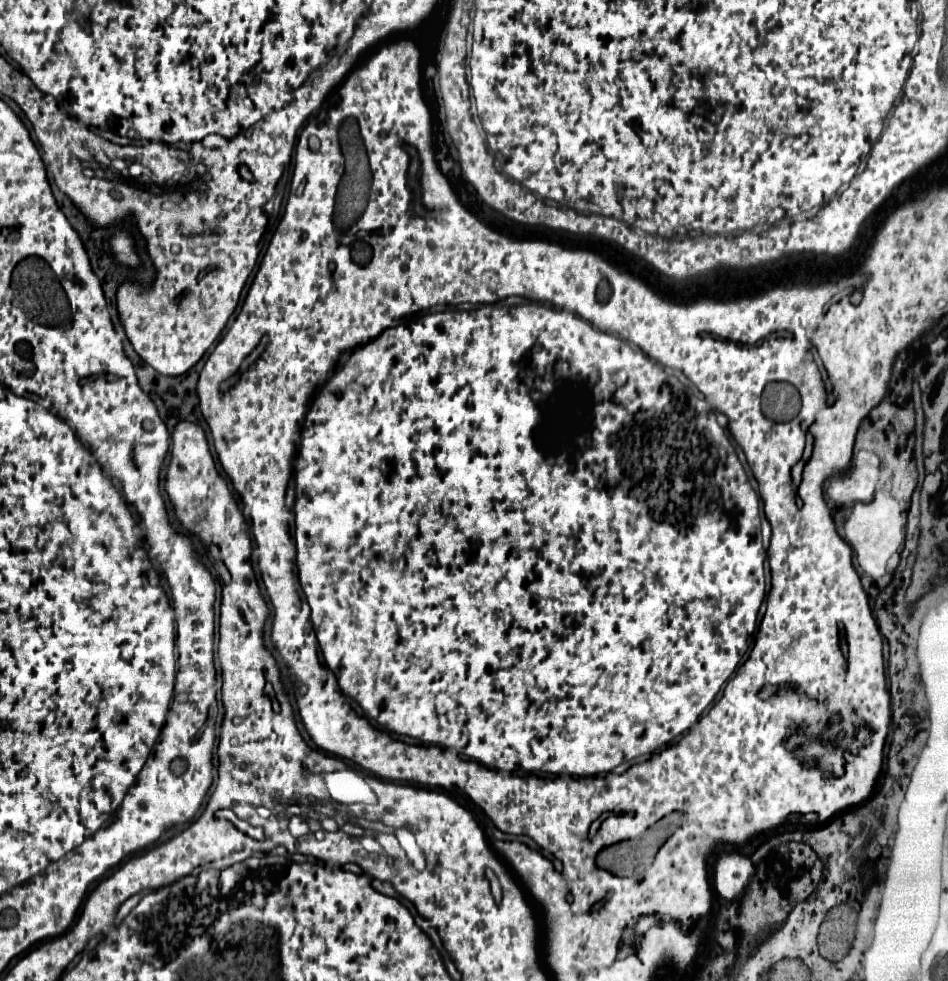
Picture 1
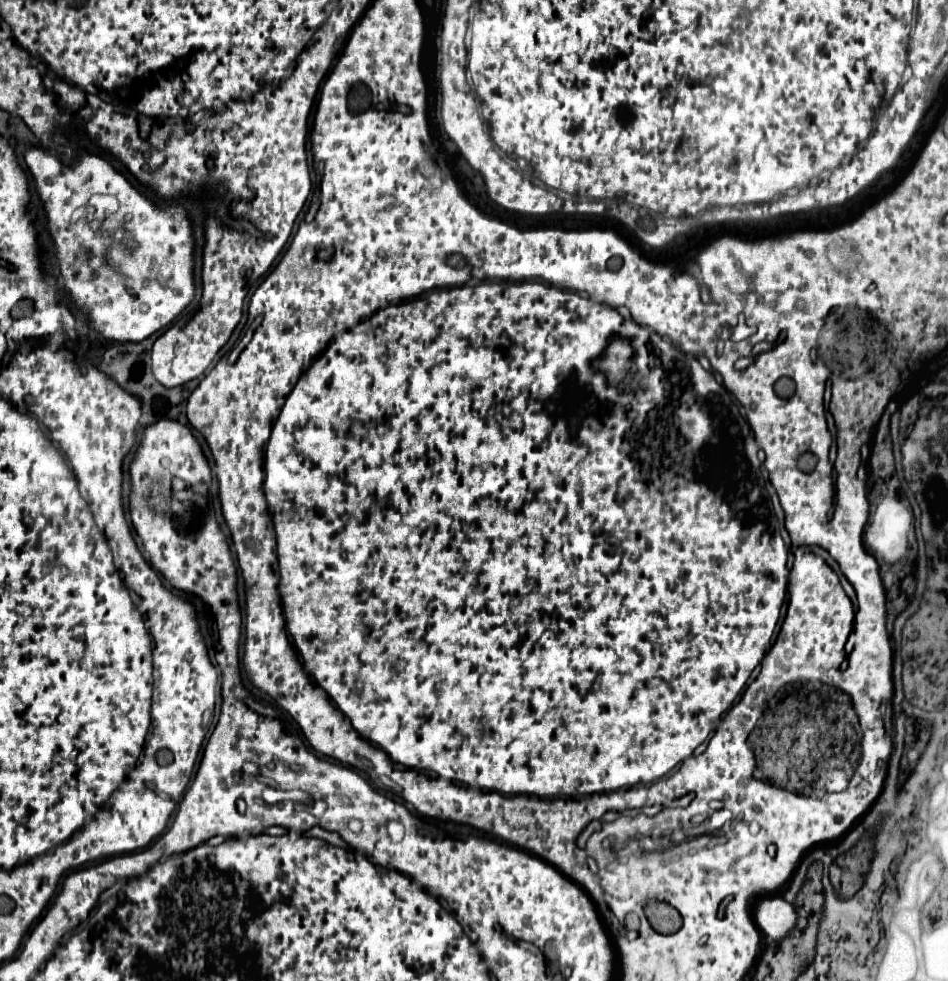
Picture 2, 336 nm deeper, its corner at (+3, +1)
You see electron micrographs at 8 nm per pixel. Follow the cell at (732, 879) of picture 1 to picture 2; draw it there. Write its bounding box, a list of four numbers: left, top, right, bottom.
[753,897,797,939]

